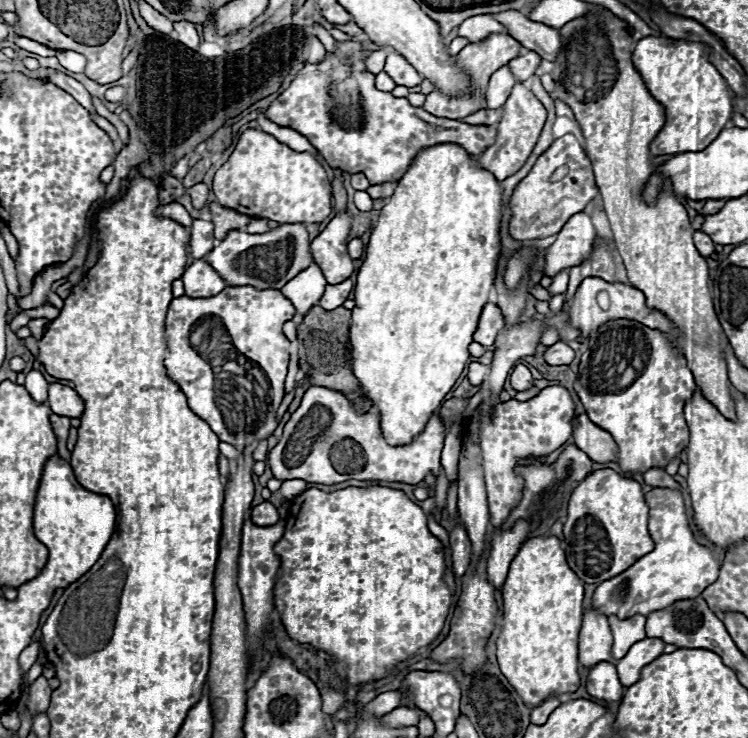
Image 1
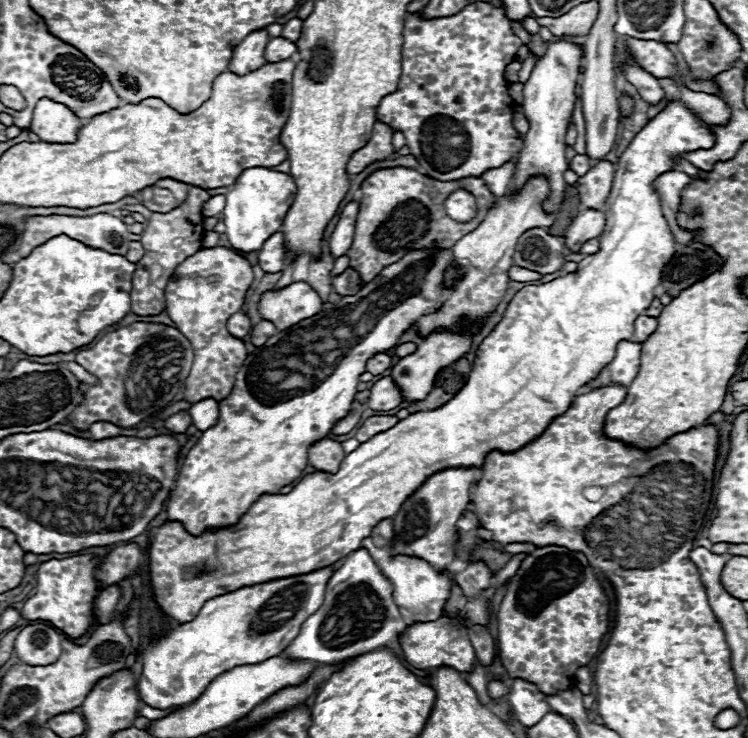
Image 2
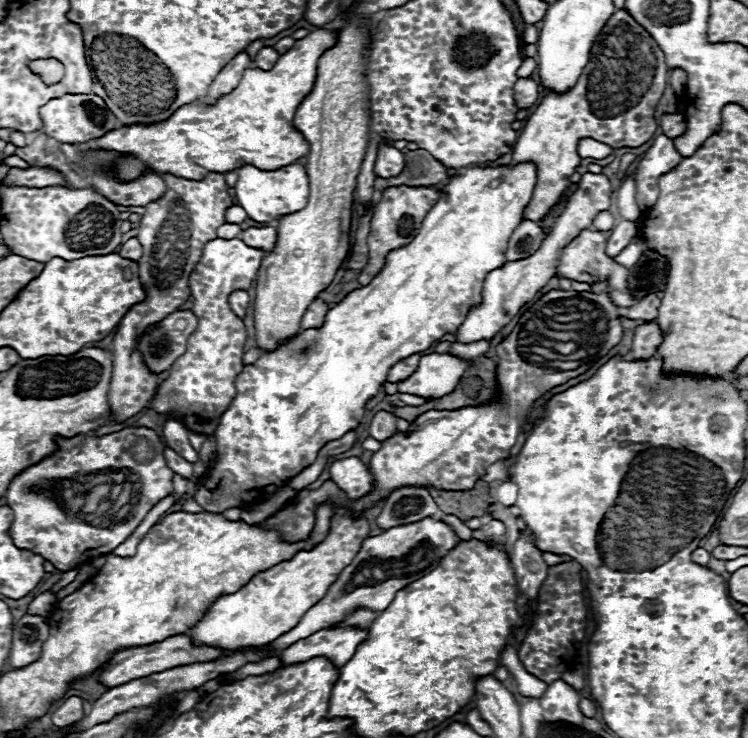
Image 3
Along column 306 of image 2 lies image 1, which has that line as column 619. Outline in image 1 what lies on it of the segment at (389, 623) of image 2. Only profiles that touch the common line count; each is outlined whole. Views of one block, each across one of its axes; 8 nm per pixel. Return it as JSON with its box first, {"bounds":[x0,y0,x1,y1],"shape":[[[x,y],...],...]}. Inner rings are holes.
{"bounds":[608,616,646,660],"shape":[[[610,616],[608,618],[610,622],[610,628],[612,628],[612,634],[614,634],[614,642],[612,642],[612,656],[616,660],[624,658],[628,648],[632,644],[636,644],[636,640],[644,640],[646,632],[644,632],[644,624],[646,624],[646,616],[630,616],[630,618],[616,618],[616,616]]]}

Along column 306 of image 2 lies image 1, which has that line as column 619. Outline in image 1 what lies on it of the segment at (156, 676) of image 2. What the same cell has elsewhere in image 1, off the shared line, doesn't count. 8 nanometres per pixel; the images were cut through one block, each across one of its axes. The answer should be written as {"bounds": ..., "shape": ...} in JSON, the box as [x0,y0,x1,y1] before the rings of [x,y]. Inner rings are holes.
{"bounds":[592,488,720,616],"shape":[[[654,488],[646,494],[646,502],[650,506],[650,534],[656,542],[656,548],[636,560],[622,574],[602,582],[596,588],[592,596],[592,606],[606,616],[648,616],[648,612],[666,608],[676,600],[700,596],[704,588],[708,588],[708,584],[714,584],[720,574],[718,548],[704,546],[694,538],[694,530],[688,524],[686,504],[680,490]]]}

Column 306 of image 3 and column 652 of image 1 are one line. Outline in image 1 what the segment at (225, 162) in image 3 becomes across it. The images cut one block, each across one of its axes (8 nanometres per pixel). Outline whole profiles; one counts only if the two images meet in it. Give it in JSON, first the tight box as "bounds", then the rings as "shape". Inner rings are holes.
{"bounds":[632,36,732,156],"shape":[[[646,36],[636,44],[632,62],[642,74],[650,94],[666,108],[666,124],[650,146],[654,156],[700,152],[716,140],[732,118],[730,88],[710,62],[710,56],[712,46],[704,42]]]}

